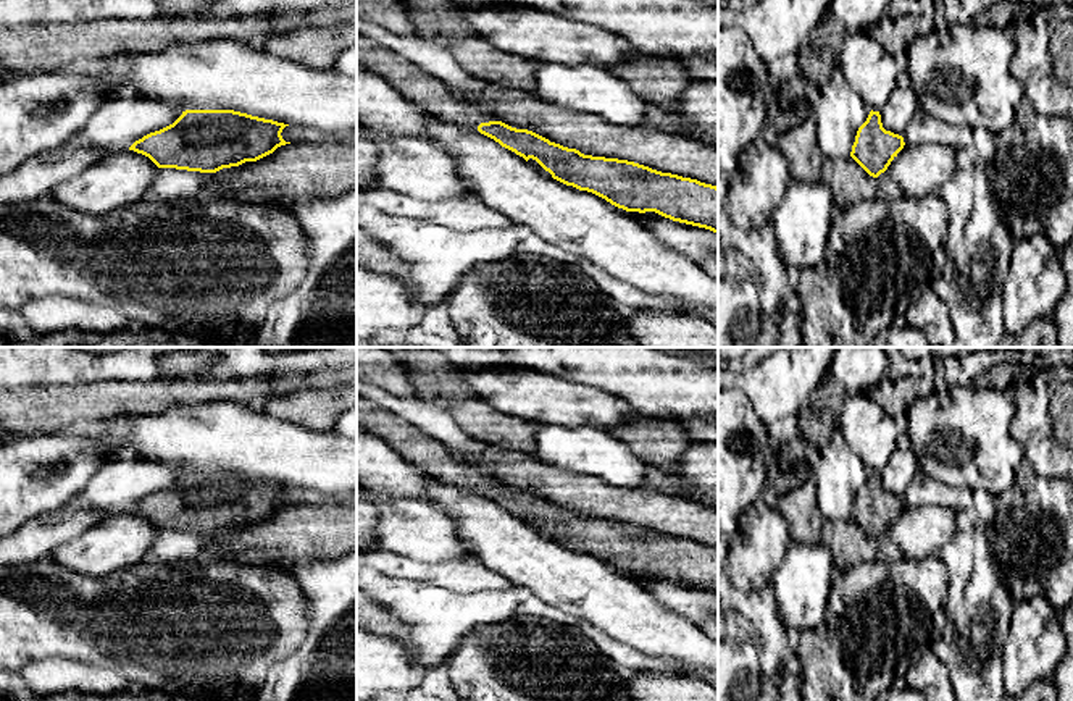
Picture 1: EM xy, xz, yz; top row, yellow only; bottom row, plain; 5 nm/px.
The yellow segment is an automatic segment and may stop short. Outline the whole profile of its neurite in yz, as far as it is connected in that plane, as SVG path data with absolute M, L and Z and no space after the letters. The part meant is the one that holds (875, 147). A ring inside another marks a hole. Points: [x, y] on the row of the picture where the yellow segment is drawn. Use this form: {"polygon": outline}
{"polygon": "M870 111L858 128L850 157L873 178L887 170L891 162L904 149L904 137L886 131L879 111Z"}

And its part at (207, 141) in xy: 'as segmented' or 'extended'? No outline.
as segmented

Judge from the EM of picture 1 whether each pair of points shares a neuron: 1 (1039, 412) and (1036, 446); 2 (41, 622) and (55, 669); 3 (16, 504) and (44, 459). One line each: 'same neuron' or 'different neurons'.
1: same neuron
2: different neurons
3: same neuron

